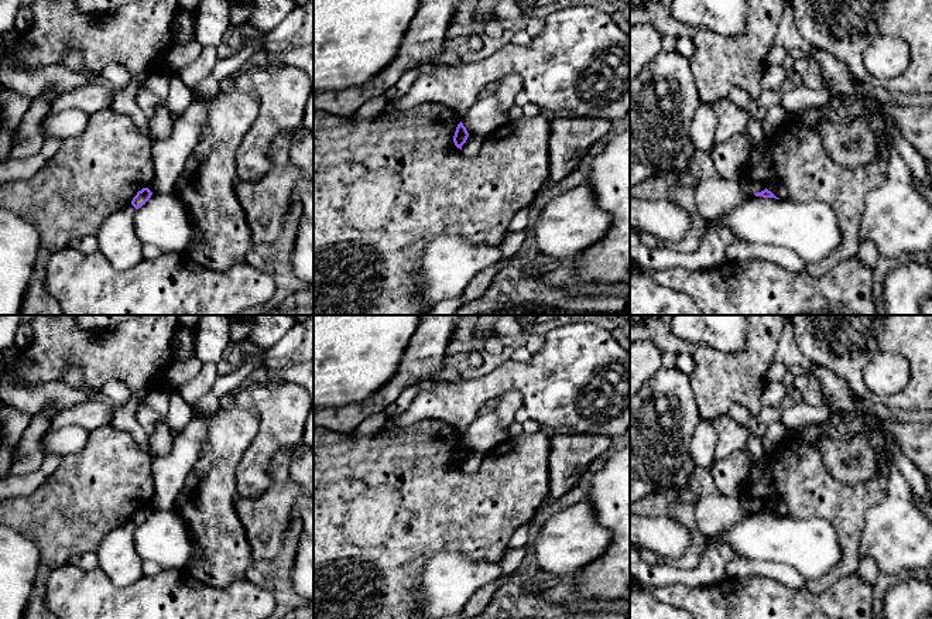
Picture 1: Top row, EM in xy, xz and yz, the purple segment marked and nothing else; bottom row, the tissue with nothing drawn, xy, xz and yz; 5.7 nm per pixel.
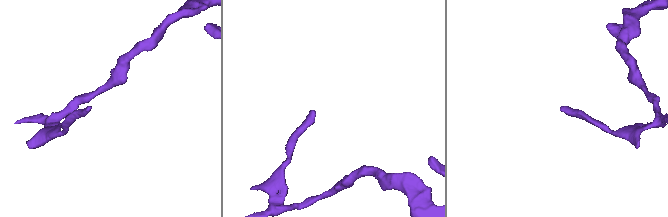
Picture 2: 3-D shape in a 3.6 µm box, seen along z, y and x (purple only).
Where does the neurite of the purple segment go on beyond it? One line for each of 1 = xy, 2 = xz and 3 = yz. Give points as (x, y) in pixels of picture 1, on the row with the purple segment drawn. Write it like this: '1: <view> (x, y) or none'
1: none
2: none
3: none

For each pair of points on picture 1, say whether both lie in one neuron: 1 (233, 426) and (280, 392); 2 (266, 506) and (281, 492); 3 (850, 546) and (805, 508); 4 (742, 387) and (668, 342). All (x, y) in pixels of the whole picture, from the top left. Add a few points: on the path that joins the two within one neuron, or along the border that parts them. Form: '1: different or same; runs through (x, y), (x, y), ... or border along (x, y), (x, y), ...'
1: different; border along (235, 404), (257, 416), (257, 434), (250, 443)
2: same; runs through (270, 503), (277, 496)
3: same; runs through (849, 532), (826, 508), (819, 508)
4: same; runs through (723, 378), (695, 349), (686, 346)

